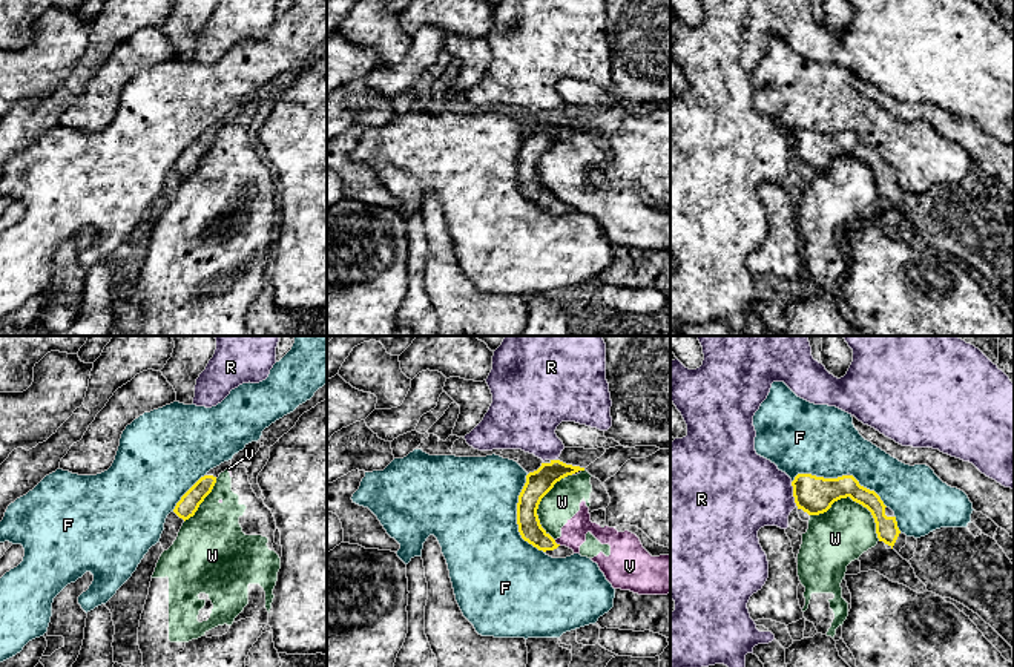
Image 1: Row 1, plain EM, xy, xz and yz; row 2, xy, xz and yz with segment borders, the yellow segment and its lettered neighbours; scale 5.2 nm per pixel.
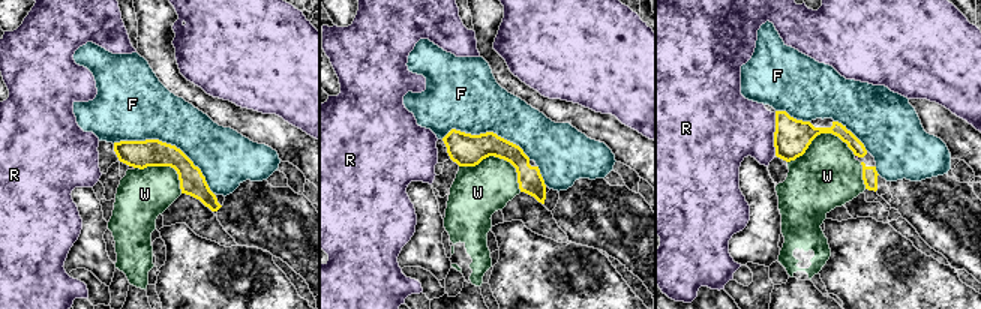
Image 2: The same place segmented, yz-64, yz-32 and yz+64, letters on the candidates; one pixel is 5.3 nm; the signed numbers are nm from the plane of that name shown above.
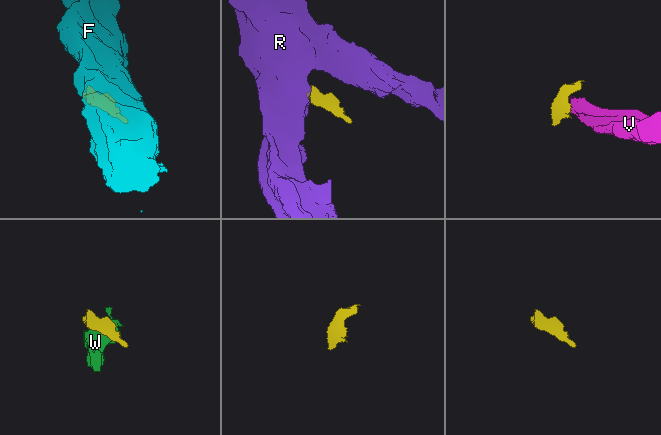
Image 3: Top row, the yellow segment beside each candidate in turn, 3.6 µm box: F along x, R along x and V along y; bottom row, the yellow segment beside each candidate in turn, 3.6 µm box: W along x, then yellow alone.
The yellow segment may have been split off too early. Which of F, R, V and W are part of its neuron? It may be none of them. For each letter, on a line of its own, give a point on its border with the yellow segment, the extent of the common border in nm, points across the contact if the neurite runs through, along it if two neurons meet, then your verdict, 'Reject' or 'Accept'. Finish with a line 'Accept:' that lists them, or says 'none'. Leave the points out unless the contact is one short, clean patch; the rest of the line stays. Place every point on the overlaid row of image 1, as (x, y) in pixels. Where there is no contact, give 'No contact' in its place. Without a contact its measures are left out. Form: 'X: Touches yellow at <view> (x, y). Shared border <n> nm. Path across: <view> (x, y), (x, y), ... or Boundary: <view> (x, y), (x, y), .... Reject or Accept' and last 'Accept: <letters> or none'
F: Touches yellow at xz (517, 517). Shared border 420 nm. Reject
R: Touches yellow at yz (793, 494). Shared border 130 nm. Boundary: yz (790, 482), (796, 505). Reject
V: Touches yellow at xz (556, 543). Shared border 50 nm. Boundary: xz (554, 540), (560, 545). Reject
W: Touches yellow at yz (855, 500). Shared border 400 nm. Reject
Accept: none

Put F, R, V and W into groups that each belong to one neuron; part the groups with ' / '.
F / R / V W

